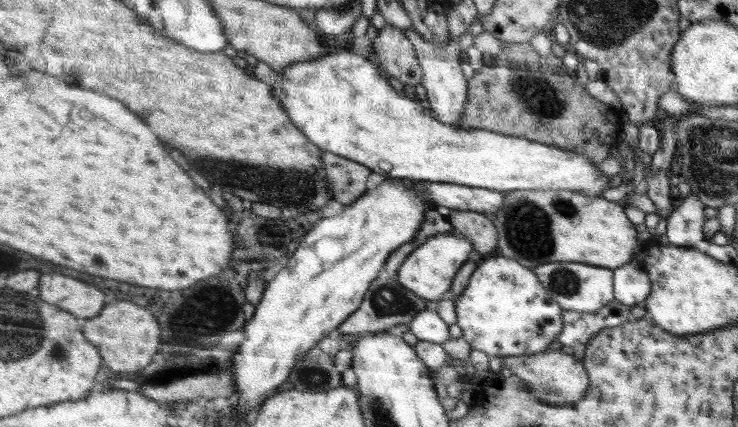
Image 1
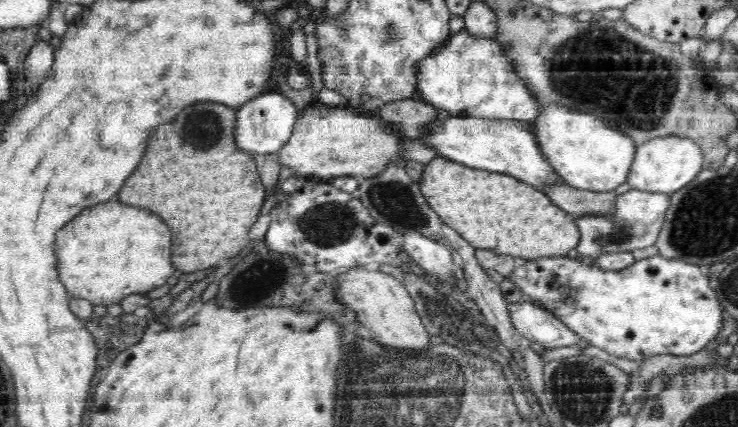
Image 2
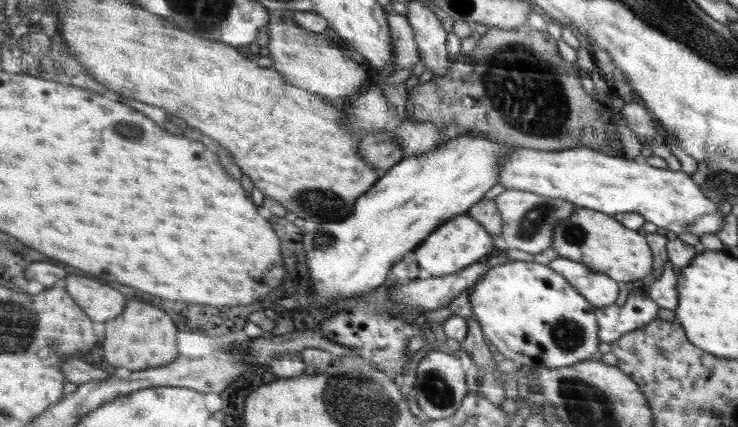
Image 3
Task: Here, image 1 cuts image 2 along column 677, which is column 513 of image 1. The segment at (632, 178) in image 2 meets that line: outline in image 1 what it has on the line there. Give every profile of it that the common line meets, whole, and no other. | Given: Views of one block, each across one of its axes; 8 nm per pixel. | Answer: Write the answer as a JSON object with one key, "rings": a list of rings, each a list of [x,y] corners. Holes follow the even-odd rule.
{"rings":[[[340,52],[340,54],[330,54],[330,56],[323,56],[316,58],[317,60],[309,62],[296,63],[284,73],[279,76],[278,85],[278,98],[283,102],[284,110],[291,117],[291,121],[295,123],[297,127],[316,146],[319,146],[326,152],[331,152],[337,155],[342,155],[346,158],[355,160],[364,166],[367,166],[376,172],[376,174],[382,174],[382,176],[390,178],[399,179],[409,179],[409,180],[424,180],[432,182],[444,182],[444,183],[454,183],[466,186],[473,186],[478,188],[487,188],[490,190],[497,190],[506,192],[506,190],[574,190],[580,192],[580,194],[586,194],[588,196],[594,196],[594,198],[602,197],[602,192],[608,190],[608,184],[610,184],[610,175],[604,175],[596,163],[593,163],[587,155],[578,154],[576,151],[562,150],[558,146],[548,146],[548,144],[540,144],[540,142],[532,142],[521,135],[505,135],[504,133],[486,130],[486,129],[464,129],[461,127],[453,127],[448,125],[448,123],[440,122],[434,116],[428,116],[422,112],[422,105],[418,104],[418,101],[410,100],[402,94],[398,94],[374,68],[372,62],[368,62],[365,56],[358,56],[358,54],[352,54],[352,52]]]}

